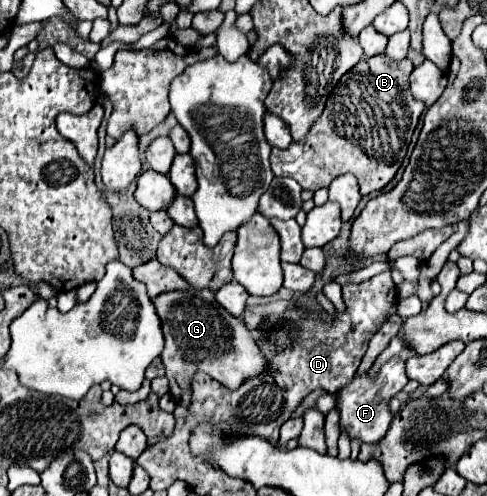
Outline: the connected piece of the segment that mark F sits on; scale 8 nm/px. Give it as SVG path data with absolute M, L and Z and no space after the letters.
M391 357L389 361L385 361L373 379L369 377L369 371L365 371L363 375L355 375L337 393L335 407L339 409L339 427L343 417L343 431L347 431L349 439L357 439L361 443L379 443L389 429L389 399L393 399L407 381L409 379L405 375L405 361L401 357Z

